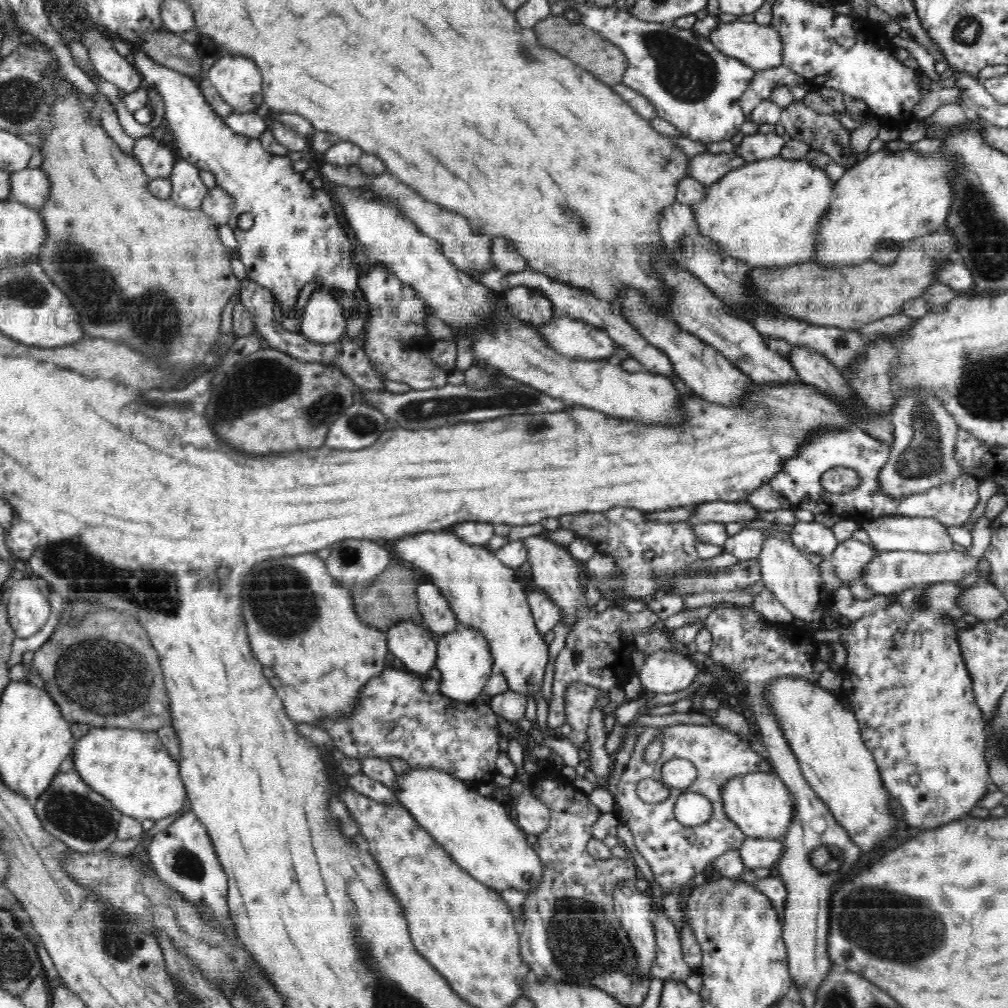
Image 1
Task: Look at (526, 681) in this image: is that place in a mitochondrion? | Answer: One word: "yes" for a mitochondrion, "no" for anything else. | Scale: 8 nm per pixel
yes

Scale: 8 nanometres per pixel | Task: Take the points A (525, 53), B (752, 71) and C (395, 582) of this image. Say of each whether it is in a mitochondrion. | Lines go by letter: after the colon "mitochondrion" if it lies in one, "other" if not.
A: mitochondrion
B: other
C: other

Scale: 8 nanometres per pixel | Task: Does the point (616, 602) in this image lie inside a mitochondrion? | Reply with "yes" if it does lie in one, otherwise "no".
no

